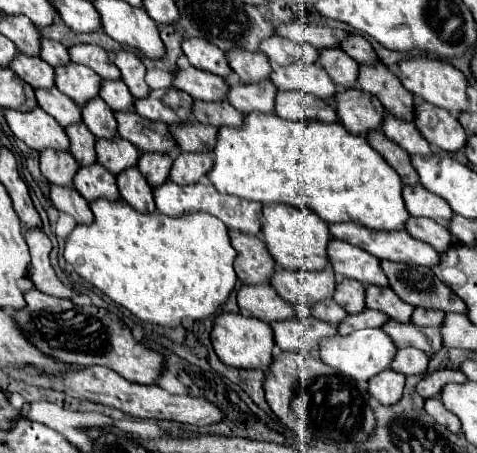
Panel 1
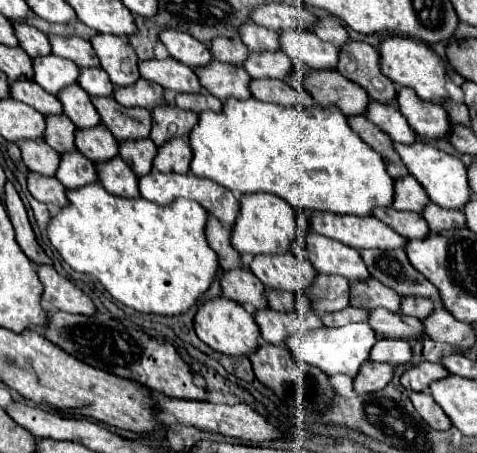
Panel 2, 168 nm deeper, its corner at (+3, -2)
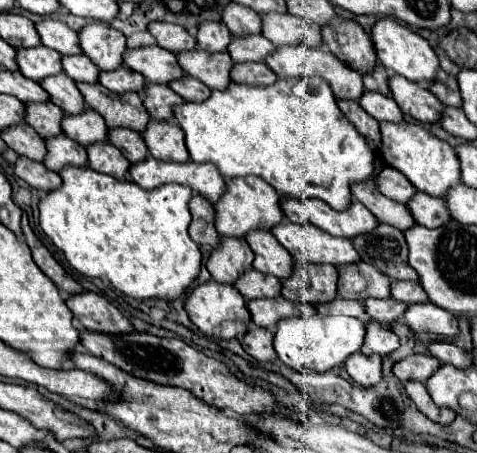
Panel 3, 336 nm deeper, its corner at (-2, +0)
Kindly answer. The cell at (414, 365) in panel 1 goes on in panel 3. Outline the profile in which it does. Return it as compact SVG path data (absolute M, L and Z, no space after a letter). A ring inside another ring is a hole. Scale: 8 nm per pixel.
M373 319L367 321L367 343L363 345L363 355L389 355L395 349L399 349L399 337L383 327L381 323L373 323Z

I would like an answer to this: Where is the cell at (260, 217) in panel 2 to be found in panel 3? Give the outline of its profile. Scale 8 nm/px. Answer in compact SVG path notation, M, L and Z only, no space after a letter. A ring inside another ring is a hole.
M253 175L229 181L223 199L219 199L219 203L215 205L215 211L217 211L215 225L219 235L237 237L237 239L243 239L253 229L271 231L275 225L279 225L285 219L279 193L269 183L263 183L263 179L255 179Z

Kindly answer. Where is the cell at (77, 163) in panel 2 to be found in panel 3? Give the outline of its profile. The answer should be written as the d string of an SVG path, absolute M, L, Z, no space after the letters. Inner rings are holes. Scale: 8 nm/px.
M59 135L55 139L45 139L47 143L47 159L45 159L45 167L61 173L63 167L87 167L87 151L85 147L81 147L79 143L75 143L73 139L67 139L65 135Z

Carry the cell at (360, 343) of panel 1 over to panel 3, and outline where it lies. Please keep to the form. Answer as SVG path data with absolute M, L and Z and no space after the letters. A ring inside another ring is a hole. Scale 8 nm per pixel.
M313 315L313 317L291 317L285 319L285 323L279 323L275 331L275 351L279 359L301 371L315 371L325 373L333 367L343 367L345 359L351 353L357 353L365 343L367 323L357 317L333 317L333 315Z

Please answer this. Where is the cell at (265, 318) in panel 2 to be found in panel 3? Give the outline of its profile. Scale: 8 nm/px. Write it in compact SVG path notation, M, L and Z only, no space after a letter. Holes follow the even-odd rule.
M283 297L279 299L255 299L247 301L247 307L251 311L251 319L257 327L271 329L275 327L281 319L293 317L295 315L295 305Z

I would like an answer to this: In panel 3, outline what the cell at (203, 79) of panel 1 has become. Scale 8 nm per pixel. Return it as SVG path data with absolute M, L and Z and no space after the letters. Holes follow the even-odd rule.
M141 47L125 51L125 65L141 73L149 83L171 83L185 77L185 71L179 67L177 57L171 51L161 47Z

